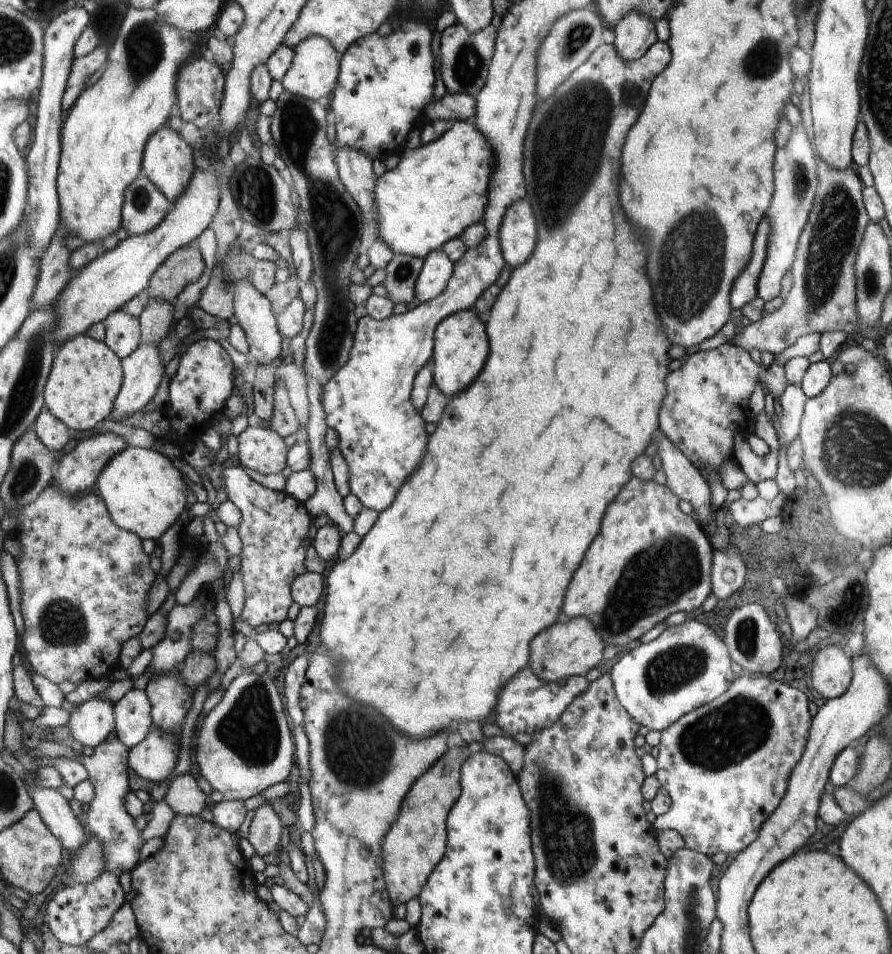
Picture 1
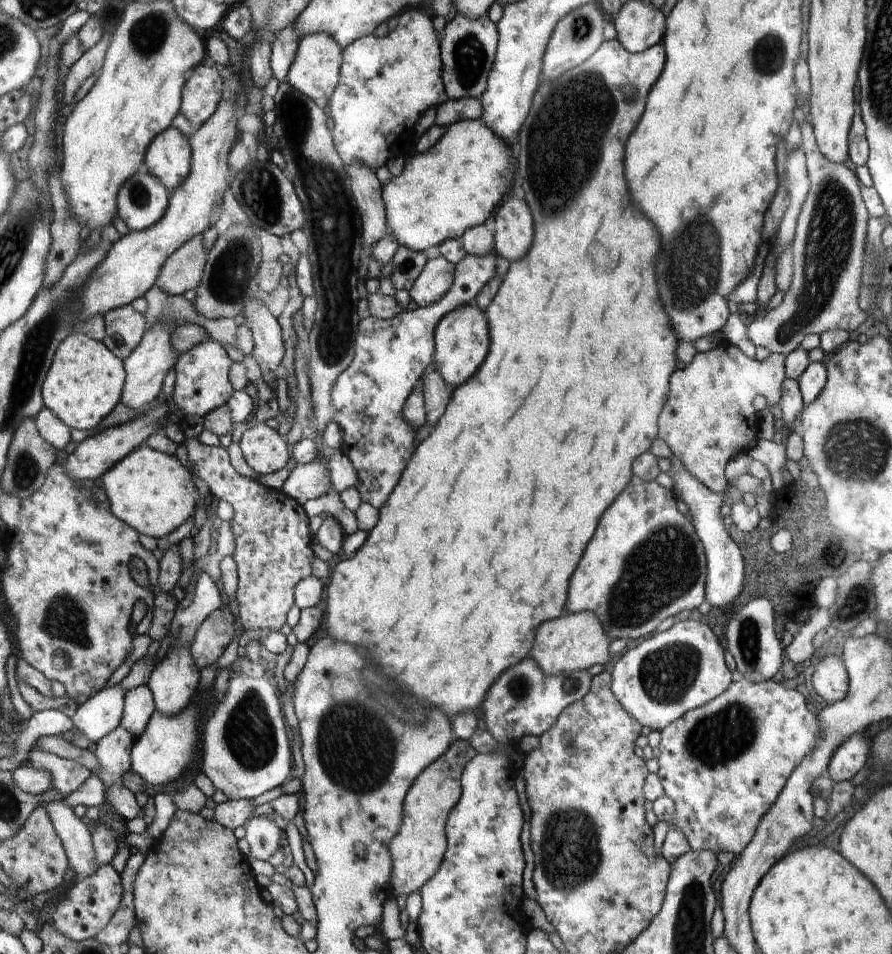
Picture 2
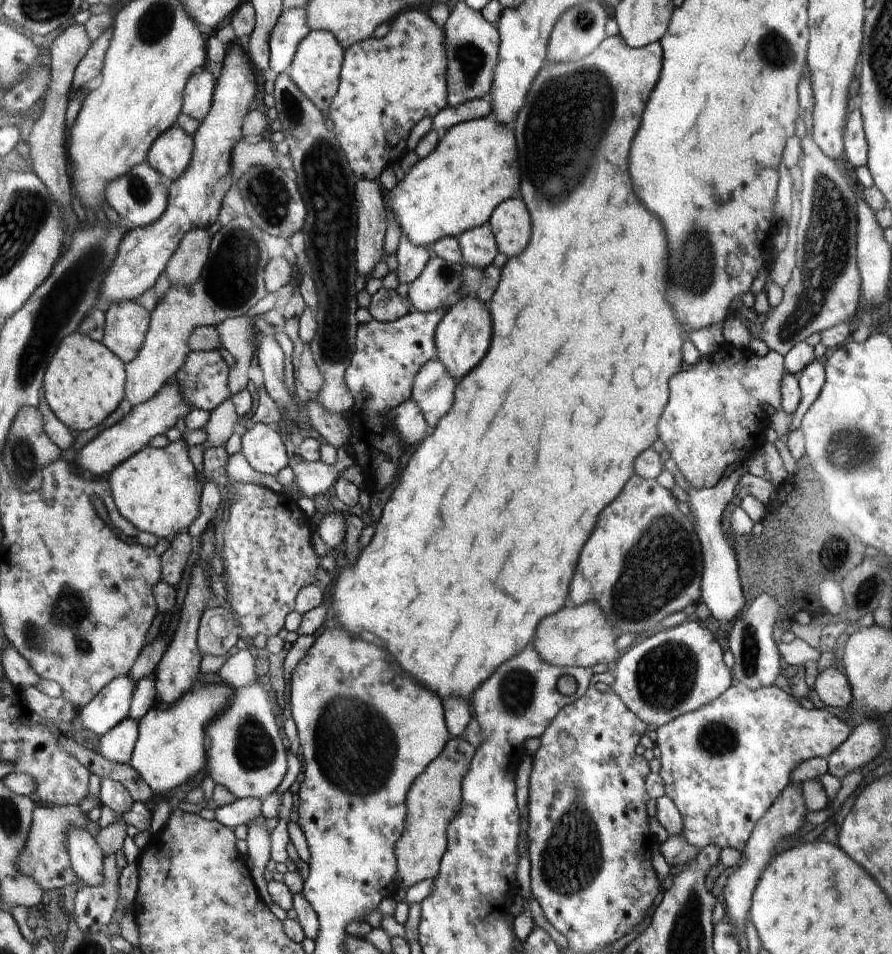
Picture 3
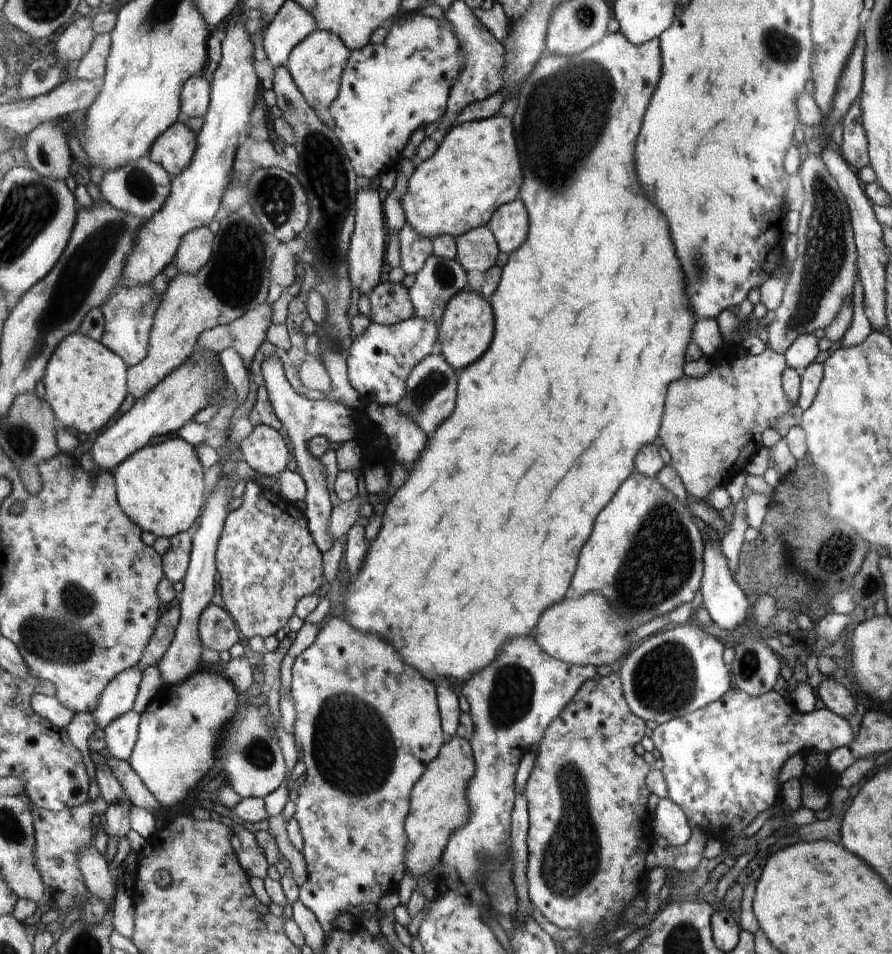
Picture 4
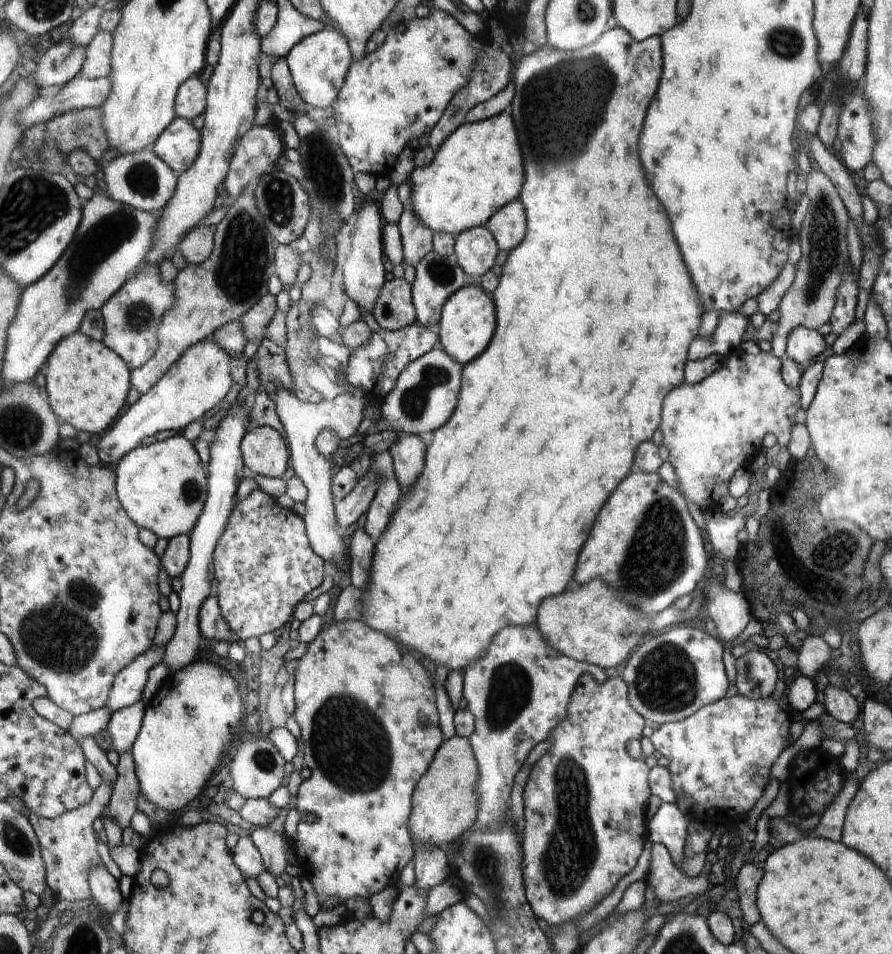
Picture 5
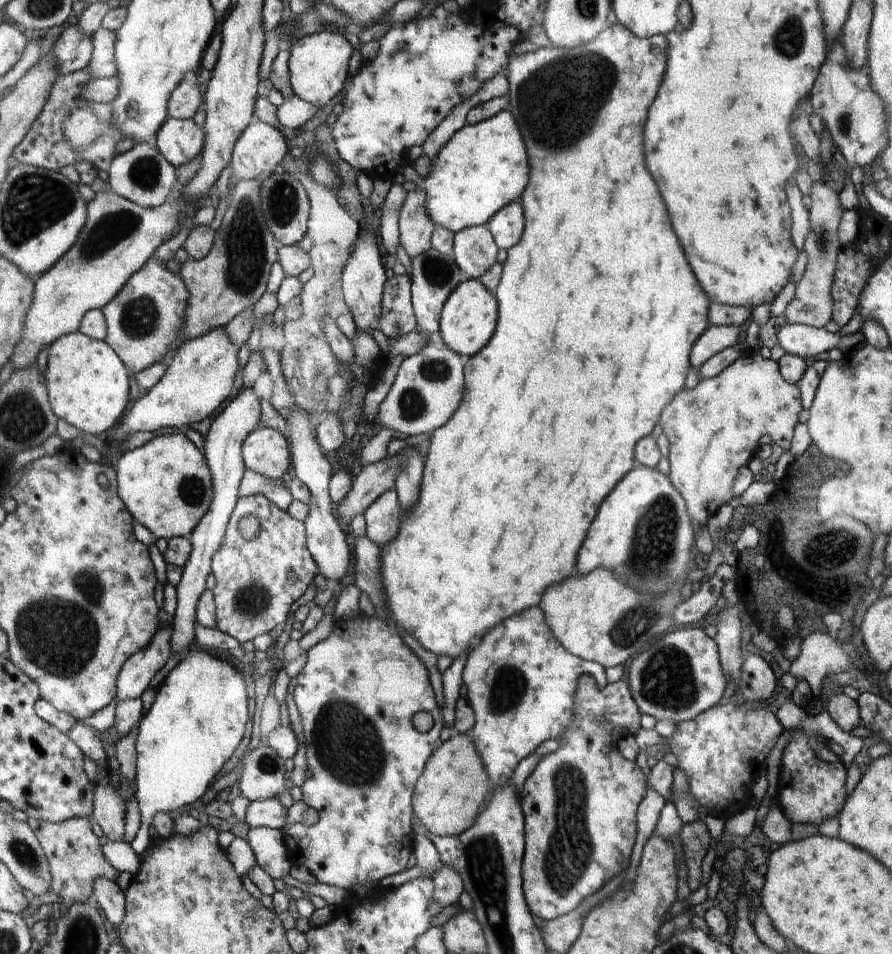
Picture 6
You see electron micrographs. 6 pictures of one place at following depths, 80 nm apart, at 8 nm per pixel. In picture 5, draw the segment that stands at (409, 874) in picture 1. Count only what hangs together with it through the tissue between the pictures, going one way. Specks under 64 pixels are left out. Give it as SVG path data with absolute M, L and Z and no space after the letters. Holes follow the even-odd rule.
M458 735L445 739L411 798L408 828L413 844L432 843L446 848L472 830L479 809L478 779L479 768L469 739Z

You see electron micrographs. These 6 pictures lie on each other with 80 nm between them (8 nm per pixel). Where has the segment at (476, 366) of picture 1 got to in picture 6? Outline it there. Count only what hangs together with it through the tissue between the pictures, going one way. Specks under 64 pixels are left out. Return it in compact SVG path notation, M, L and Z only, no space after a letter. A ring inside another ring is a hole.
M468 279L461 282L449 295L441 310L439 331L448 348L457 352L462 358L478 354L494 334L498 316L498 303L479 279Z

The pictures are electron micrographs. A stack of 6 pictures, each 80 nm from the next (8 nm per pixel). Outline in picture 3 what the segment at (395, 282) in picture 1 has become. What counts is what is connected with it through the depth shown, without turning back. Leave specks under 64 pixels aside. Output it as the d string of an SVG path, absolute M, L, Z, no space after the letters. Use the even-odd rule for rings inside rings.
M404 233L399 238L395 255L398 261L399 282L406 282L406 284L416 280L431 259L427 247L412 244Z

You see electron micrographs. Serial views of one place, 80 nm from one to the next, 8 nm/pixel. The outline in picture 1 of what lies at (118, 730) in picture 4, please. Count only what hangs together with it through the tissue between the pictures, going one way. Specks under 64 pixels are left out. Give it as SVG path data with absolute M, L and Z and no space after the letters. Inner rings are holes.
M116 736L95 746L92 755L81 762L90 773L96 794L89 803L83 827L87 830L88 838L96 837L101 842L106 861L104 871L114 873L118 878L121 871L130 871L138 864L140 850L144 846L141 831L136 828L134 818L125 811L124 806L125 794L129 791L129 751L130 748Z

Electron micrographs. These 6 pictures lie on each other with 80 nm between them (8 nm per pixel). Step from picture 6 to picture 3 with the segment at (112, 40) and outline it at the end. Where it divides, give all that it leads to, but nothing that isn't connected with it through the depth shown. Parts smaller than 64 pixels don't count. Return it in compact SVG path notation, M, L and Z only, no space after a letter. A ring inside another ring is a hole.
M107 28L91 45L82 57L73 74L72 89L83 87L88 80L96 78L104 68L105 52L113 38L112 28Z

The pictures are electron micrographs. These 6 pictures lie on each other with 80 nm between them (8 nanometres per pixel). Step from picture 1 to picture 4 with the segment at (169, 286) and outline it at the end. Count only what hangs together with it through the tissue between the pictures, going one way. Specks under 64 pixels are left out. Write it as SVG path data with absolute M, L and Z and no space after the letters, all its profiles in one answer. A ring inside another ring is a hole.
M208 227L192 229L182 237L172 262L180 273L197 273L210 260L214 237Z

